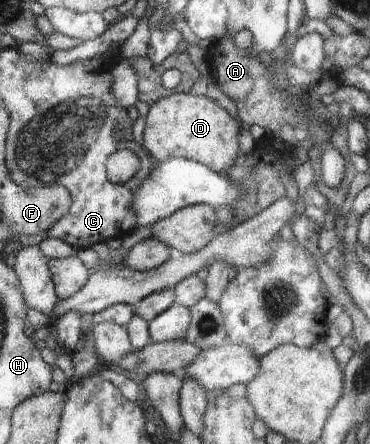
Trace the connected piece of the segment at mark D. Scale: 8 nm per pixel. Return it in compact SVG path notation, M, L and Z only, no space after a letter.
M175 92L150 104L142 135L142 145L155 162L171 156L187 158L222 174L236 162L240 153L238 137L243 129L216 101L191 92Z

